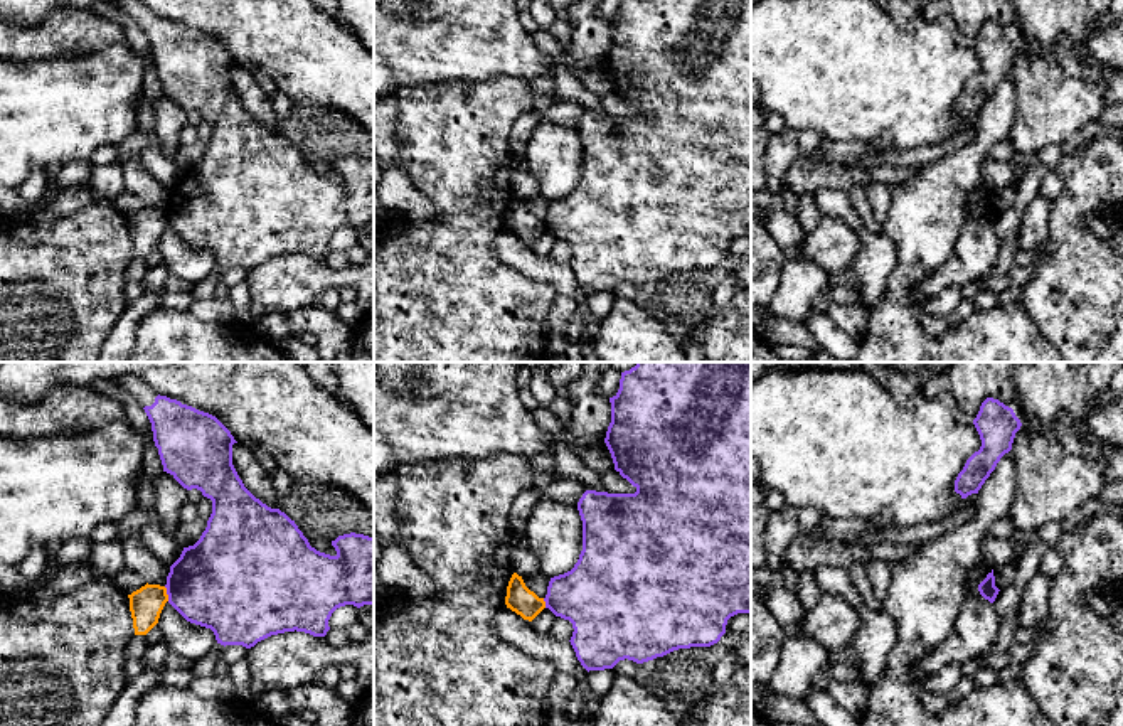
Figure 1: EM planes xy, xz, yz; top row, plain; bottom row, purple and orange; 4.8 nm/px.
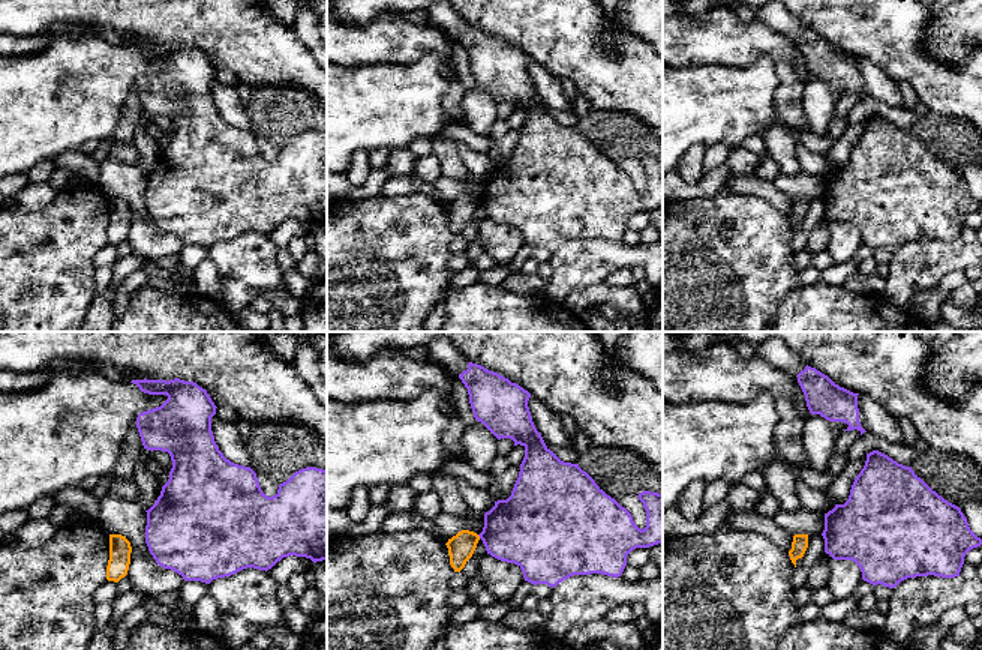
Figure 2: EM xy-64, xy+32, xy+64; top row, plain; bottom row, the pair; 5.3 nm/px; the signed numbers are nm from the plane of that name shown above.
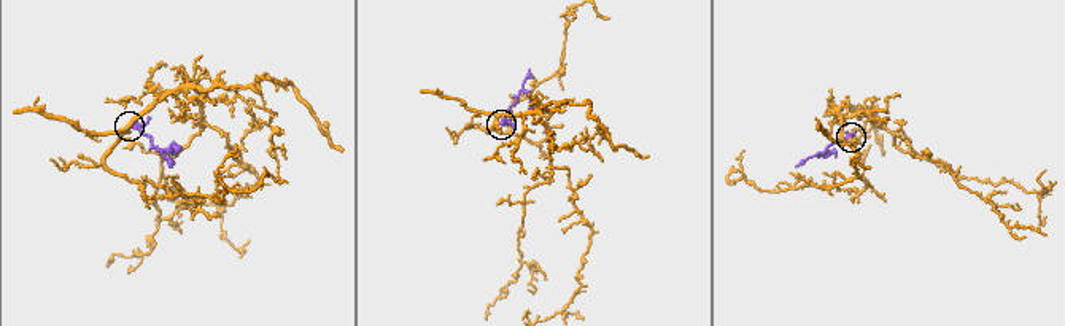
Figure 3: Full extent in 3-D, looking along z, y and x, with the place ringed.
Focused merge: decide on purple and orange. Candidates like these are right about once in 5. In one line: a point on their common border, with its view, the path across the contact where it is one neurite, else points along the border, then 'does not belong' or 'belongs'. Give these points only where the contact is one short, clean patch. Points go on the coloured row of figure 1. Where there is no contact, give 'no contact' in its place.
meets purple in xy at (167, 593); border along xy (164, 587), (169, 600); does not belong

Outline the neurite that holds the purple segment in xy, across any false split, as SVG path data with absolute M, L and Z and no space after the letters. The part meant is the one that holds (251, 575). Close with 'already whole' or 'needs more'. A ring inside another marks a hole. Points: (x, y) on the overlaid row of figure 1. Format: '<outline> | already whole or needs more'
M138 377L116 384L145 409L163 472L212 500L205 531L194 546L184 547L167 576L168 603L187 622L210 628L224 647L251 649L271 635L295 630L325 637L337 608L374 605L374 537L350 532L332 541L335 556L317 551L295 520L244 487L232 465L237 441L216 416L160 396Z | needs more

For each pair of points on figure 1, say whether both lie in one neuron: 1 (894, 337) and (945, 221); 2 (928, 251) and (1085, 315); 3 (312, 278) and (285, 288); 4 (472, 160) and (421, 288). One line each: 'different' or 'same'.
1: same
2: different
3: same
4: same

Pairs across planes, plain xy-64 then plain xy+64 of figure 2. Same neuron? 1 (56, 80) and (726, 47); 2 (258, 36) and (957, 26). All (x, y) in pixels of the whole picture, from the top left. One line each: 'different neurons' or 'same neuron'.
1: different neurons
2: different neurons

